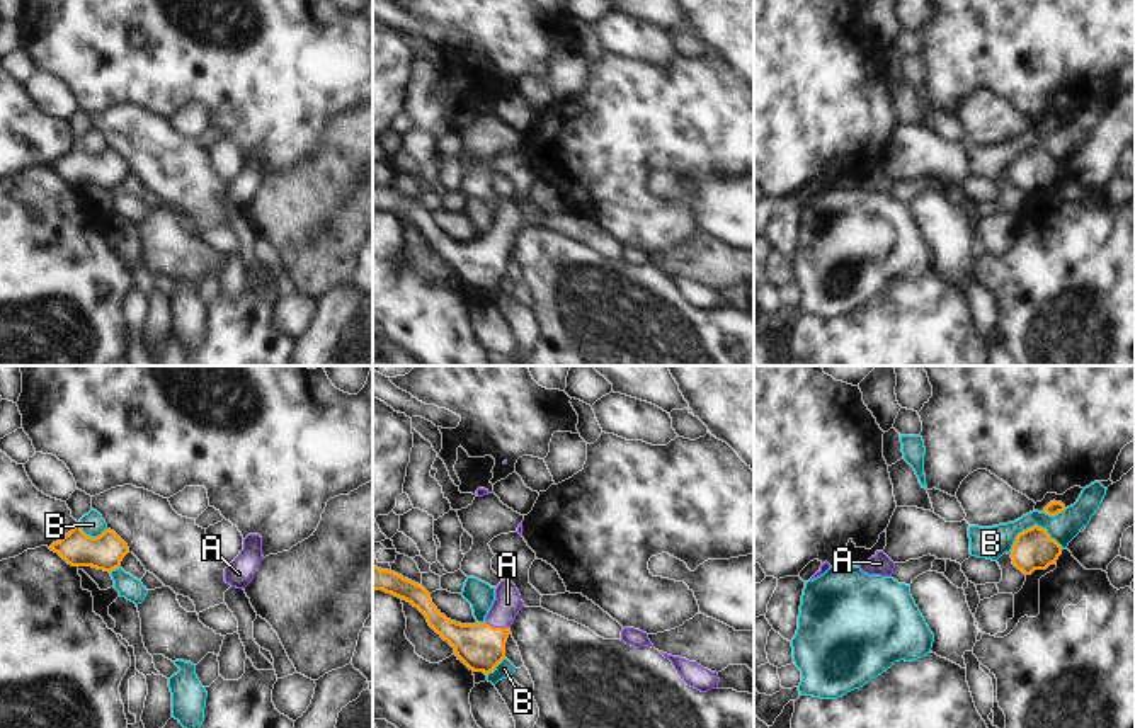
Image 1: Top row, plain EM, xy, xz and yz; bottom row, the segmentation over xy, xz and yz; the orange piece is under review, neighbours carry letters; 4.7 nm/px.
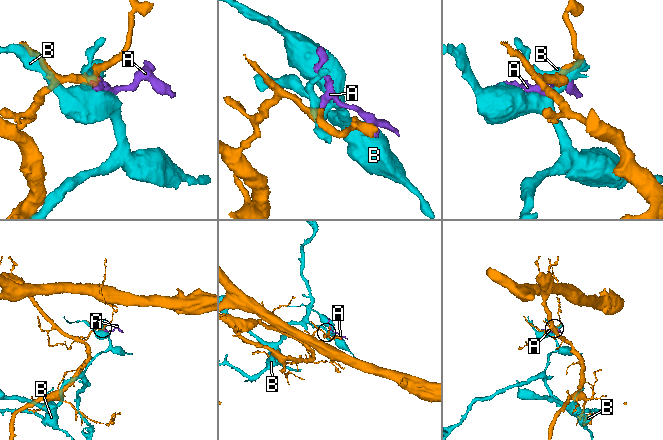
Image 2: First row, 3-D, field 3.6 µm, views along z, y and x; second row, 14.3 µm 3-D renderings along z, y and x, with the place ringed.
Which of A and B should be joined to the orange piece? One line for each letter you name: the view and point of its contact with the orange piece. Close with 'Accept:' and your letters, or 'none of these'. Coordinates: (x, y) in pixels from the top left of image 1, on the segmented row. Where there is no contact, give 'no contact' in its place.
A: meets orange in xz at (497, 628)
Accept: A

